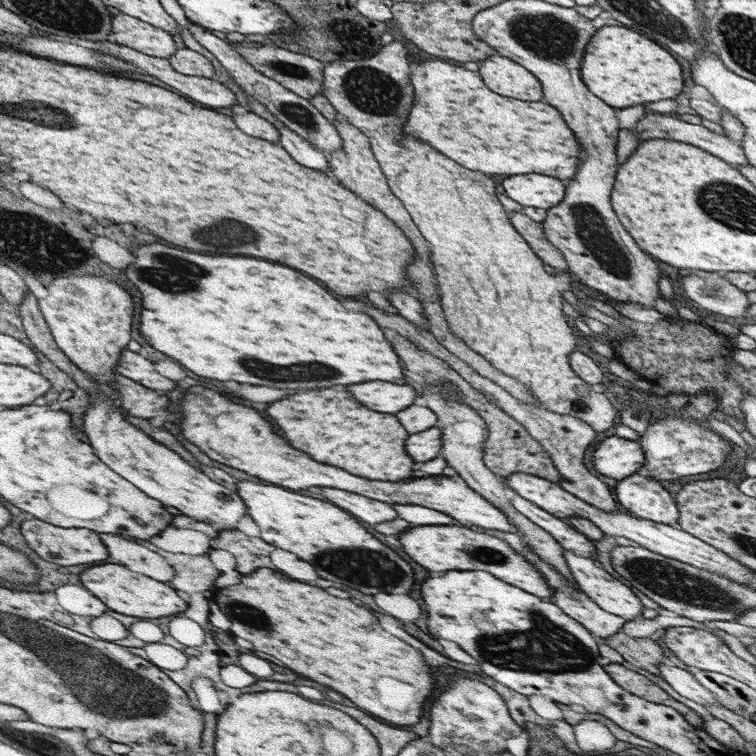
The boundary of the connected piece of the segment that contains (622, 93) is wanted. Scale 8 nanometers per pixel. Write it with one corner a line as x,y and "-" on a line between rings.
606,26
592,36
582,62
582,80
592,94
614,108
674,98
684,86
682,68
670,52
624,26

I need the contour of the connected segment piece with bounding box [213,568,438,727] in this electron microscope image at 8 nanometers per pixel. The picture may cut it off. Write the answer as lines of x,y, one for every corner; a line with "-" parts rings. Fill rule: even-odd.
260,568
254,574
244,576
240,584
222,587
222,590
216,592
213,600
226,618
231,620
232,626
229,631
252,642
254,650
278,658
284,666
292,668
294,672
302,676
306,674
310,680
344,694
358,708
370,712
372,716
388,720
392,725
400,724
402,727
406,724
416,724
422,716
422,706
438,688
436,678
424,664
420,652
396,638
394,634
386,632
372,612
352,604
350,600
330,596
326,590
320,590
316,586
294,582
276,570

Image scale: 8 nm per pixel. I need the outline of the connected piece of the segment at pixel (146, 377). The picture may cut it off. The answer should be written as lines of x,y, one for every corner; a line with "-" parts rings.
123,350
119,363
115,366
115,372
131,378
142,386
148,386
152,390
172,390
176,386
172,380
158,374
150,360
130,350

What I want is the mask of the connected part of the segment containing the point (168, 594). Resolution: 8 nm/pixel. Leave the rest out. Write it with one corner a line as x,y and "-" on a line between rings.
102,564
88,568
79,575
80,582
110,610
141,619
176,616
188,608
186,598
168,583
156,582
144,574
136,574
126,566

